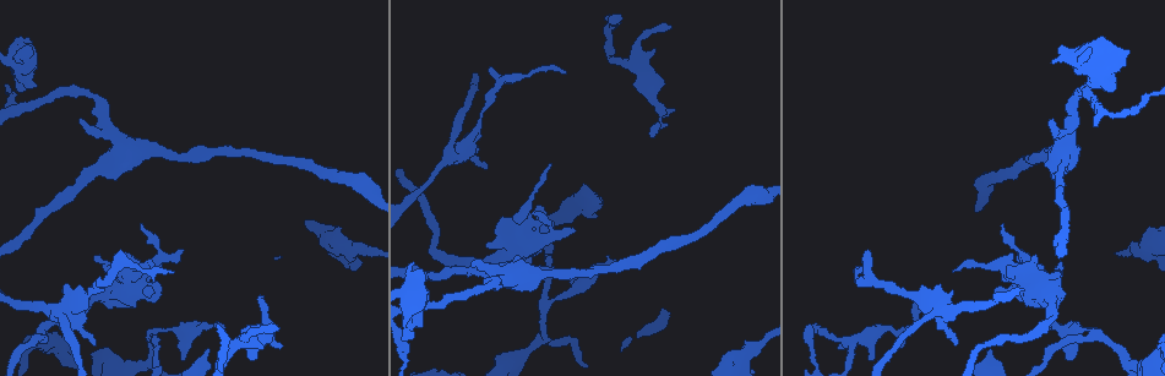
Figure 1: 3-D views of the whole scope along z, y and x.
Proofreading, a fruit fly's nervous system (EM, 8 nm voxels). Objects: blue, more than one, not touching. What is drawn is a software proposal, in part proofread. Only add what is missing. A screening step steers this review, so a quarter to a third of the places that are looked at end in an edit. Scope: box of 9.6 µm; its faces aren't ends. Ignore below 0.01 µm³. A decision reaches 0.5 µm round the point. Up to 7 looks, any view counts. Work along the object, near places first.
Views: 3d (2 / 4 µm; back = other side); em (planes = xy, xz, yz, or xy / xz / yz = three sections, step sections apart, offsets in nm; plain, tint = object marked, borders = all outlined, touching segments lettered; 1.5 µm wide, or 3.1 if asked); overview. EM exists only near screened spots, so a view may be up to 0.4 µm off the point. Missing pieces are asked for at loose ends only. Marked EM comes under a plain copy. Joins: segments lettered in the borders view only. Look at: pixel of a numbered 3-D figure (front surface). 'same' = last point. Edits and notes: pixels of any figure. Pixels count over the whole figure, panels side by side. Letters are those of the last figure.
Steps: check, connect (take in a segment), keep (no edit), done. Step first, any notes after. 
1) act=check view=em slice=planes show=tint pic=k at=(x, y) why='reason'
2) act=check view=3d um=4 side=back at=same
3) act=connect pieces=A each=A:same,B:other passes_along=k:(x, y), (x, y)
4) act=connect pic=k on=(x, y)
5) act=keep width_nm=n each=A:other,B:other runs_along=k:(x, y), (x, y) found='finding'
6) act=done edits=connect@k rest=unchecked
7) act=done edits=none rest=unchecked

act=check view=em slice=planes show=borders pic=1 at=(171, 272) why='thin end'

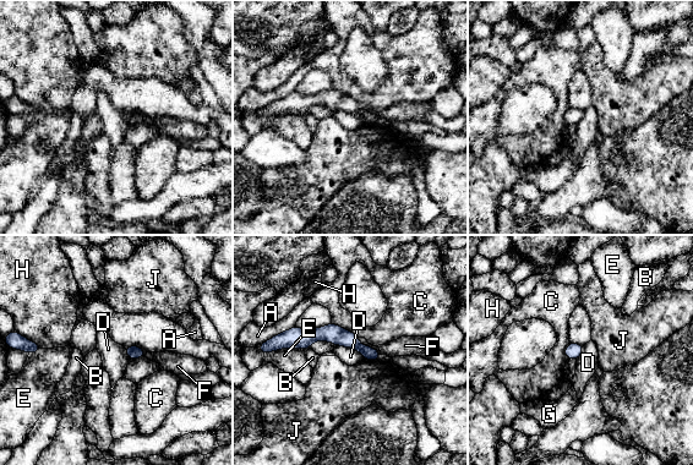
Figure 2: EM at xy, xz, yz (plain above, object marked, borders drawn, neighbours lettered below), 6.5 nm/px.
act=keep each=A:other,B:other,C:other,D:other,E:other,F:other,G:other,H:other,J:other runs_along=2:(295, 339), (336, 334), (376, 356) found='no lettered segment goes on from it'

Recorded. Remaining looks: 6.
act=check view=em slice=planes show=borders pic=1 at=(651, 137) why='free end'

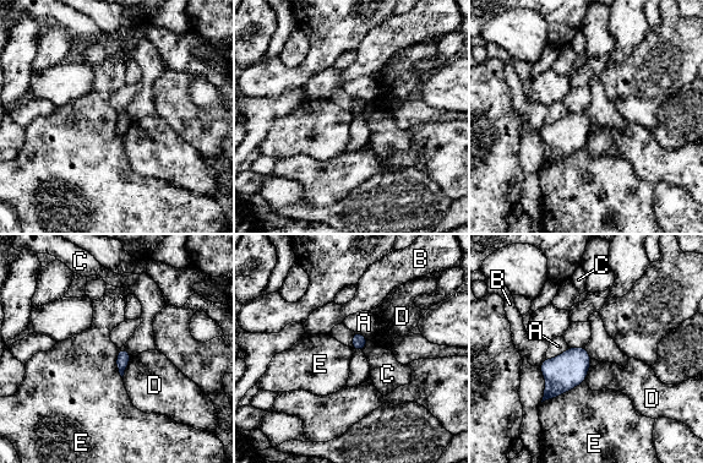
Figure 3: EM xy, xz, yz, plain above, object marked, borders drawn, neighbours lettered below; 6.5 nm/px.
act=keep width_nm=90 each=A:other,B:other,C:other,D:other,E:other border=3:(584, 380), (541, 403) found='none of them fits'

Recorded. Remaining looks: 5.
act=check view=em slice=xy step=8 show=tint pic=1 at=(183, 360) why='tapers out'

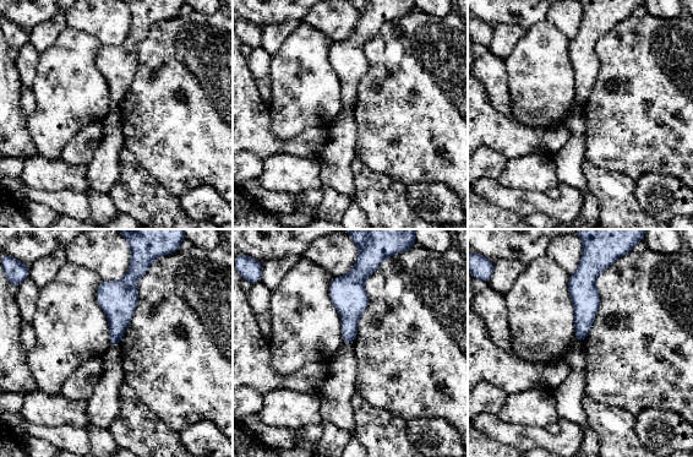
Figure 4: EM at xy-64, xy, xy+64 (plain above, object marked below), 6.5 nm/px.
act=check view=em slice=planes show=borders at=same why='cut it another way'

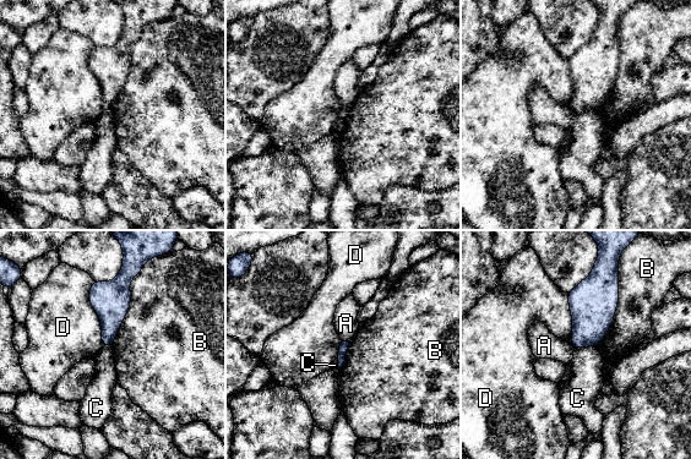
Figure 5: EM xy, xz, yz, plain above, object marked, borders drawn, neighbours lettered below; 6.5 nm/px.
act=keep longest_contact=B:550nm each=A:other,B:other,C:other,D:other found='no lettered segment goes on from it'

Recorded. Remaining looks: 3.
act=done edits=none rest=unchecked

